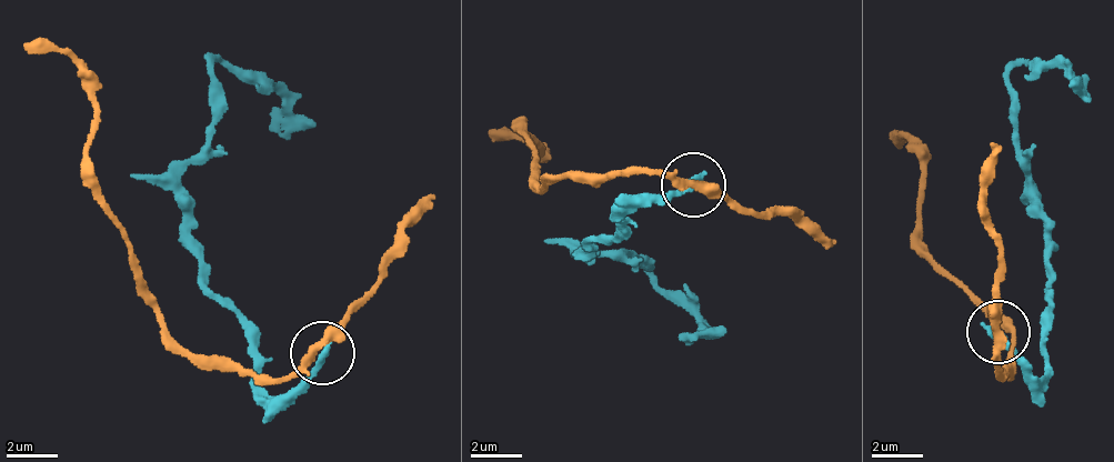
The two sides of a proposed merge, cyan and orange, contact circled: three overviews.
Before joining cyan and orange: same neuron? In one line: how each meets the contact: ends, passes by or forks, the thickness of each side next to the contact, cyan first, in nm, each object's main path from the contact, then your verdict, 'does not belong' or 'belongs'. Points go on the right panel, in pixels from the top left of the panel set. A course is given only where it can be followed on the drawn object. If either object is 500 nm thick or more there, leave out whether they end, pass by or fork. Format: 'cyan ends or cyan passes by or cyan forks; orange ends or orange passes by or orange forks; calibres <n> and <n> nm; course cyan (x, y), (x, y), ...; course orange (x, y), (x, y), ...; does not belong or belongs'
cyan ends; orange passes by; calibres 320 and 360 nm; course cyan (995, 332), (1030, 374), (1042, 375), (1047, 283), (1007, 74), (1059, 62), (1090, 103); course orange (995, 327), (997, 369), (1013, 379), (1012, 327), (923, 239), (921, 152), (902, 137), (897, 142); does not belong

